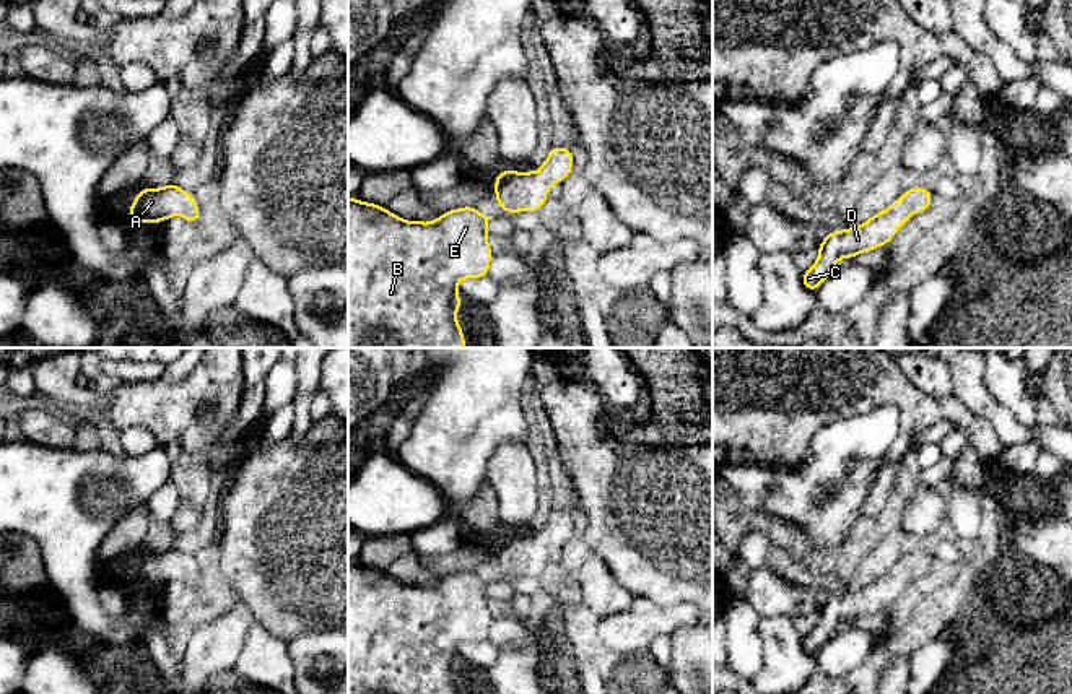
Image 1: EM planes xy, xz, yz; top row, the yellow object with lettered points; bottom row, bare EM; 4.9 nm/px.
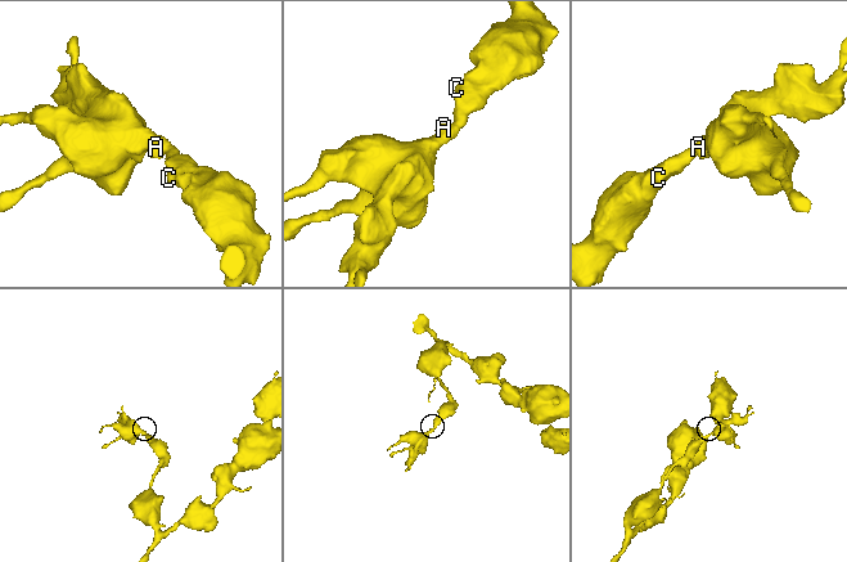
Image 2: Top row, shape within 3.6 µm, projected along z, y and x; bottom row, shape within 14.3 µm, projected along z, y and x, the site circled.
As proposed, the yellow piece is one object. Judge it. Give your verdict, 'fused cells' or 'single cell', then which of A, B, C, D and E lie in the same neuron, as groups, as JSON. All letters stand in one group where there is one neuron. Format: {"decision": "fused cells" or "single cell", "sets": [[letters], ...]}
{"decision": "single cell", "sets": [["A", "B", "C", "D", "E"]]}

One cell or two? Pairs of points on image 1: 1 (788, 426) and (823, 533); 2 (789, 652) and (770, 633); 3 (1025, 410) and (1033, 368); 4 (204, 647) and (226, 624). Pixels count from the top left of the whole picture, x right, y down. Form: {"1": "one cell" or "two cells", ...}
{"1": "two cells", "2": "one cell", "3": "two cells", "4": "one cell"}

